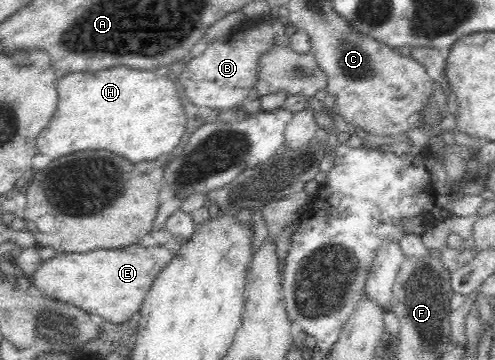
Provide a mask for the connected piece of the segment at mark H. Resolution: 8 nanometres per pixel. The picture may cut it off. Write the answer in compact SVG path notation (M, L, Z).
M116 66L93 74L69 73L59 78L57 92L59 102L56 111L35 141L38 154L48 155L51 159L84 149L108 149L126 157L132 163L150 161L162 153L170 153L178 145L186 129L182 94L167 75L158 75L156 71L140 71L130 69L128 66Z

